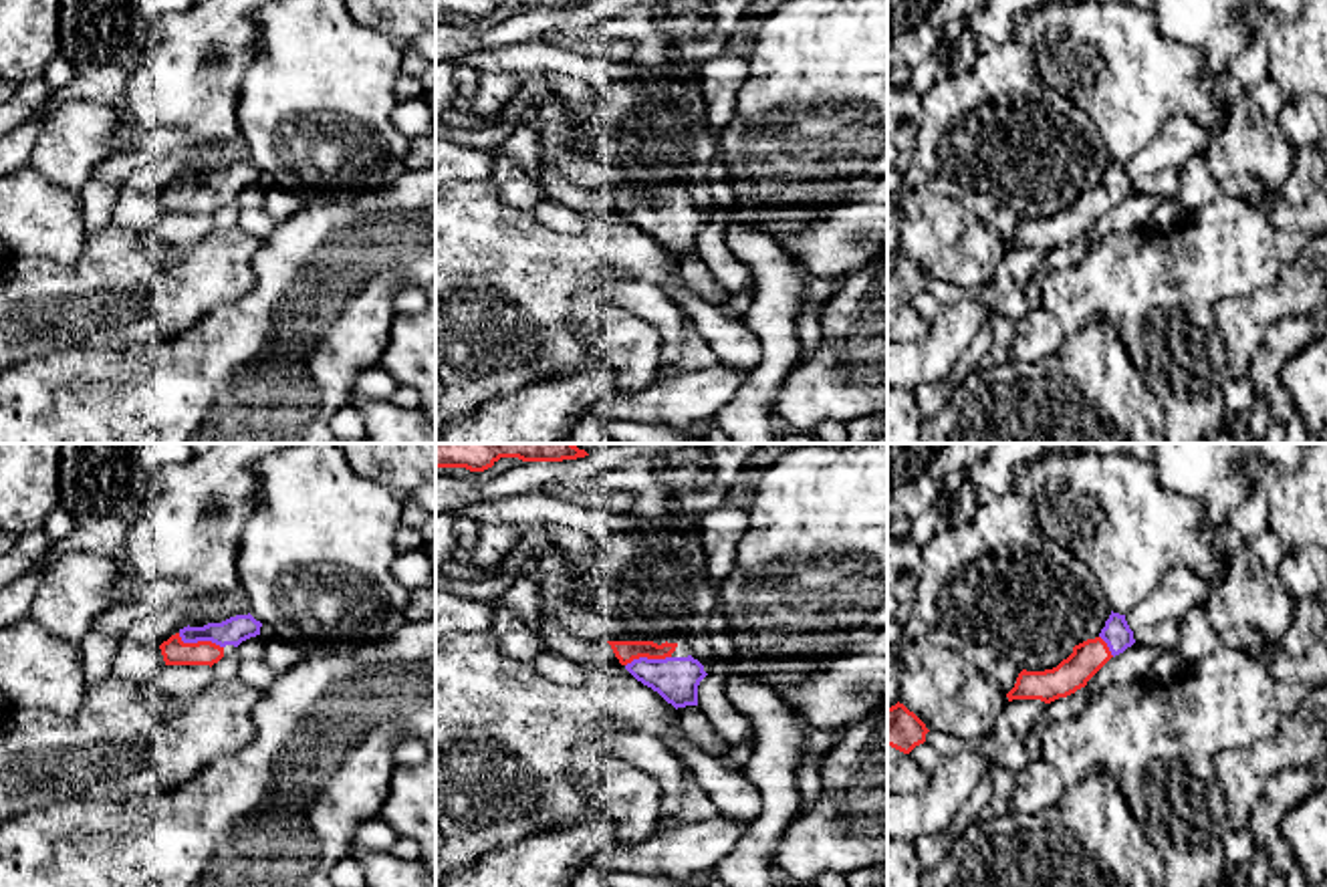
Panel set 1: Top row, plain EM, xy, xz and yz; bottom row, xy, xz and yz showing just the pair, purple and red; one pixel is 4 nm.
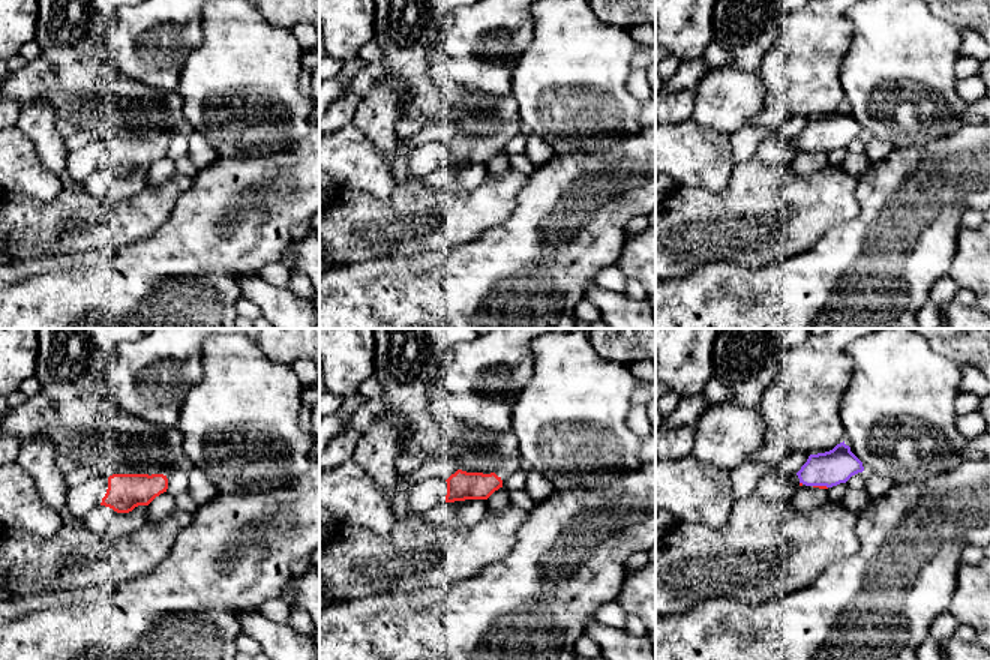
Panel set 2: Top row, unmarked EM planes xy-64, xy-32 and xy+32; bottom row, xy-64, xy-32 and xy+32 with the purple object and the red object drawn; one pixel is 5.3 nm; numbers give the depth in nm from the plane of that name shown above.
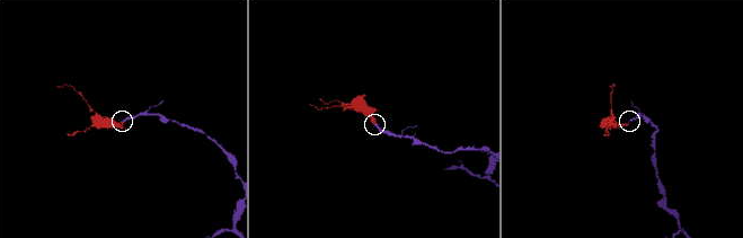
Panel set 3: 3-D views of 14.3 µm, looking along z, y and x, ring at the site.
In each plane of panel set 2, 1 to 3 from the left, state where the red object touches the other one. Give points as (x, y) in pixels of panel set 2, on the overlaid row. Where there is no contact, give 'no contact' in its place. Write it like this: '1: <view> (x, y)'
1: no contact
2: no contact
3: xy+32 (821, 485)

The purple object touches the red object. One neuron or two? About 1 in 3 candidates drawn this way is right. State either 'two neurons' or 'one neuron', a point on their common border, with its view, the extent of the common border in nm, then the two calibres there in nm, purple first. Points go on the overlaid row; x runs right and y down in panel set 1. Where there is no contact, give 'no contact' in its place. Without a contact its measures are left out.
one neuron; meets purple in xy at (200, 640); contact 190 nm long; 110 nm thick on the purple side, 100 nm on the other

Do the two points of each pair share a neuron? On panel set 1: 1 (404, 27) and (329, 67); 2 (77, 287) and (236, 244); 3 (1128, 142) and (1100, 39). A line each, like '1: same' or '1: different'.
1: different
2: same
3: same

